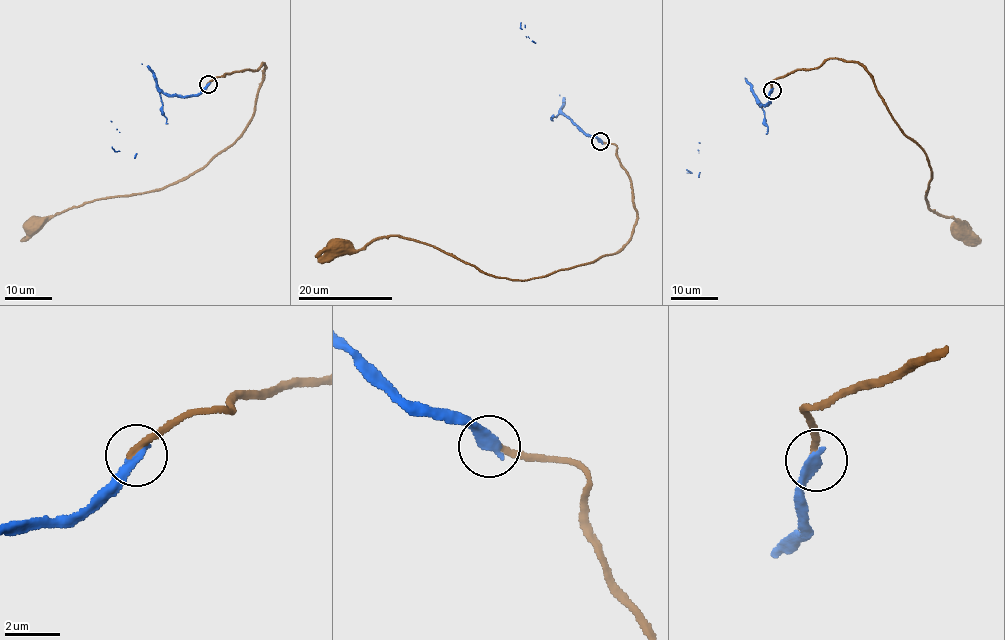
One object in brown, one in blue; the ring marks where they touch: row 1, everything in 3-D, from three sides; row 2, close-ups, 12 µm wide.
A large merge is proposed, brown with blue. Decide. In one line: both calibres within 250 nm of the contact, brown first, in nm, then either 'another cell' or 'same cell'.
240 nm thick on the brown side, 360 nm on the other; another cell

